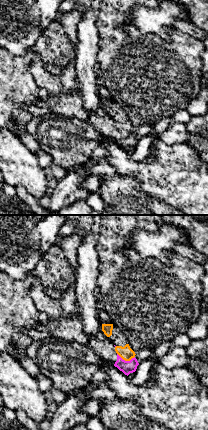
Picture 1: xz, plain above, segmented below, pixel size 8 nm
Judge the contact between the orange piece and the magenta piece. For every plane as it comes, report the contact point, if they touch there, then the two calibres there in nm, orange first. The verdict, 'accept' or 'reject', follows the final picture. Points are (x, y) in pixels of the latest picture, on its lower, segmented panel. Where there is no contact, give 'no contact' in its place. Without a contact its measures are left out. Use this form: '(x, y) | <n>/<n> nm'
(126, 360) | 110/110 nm

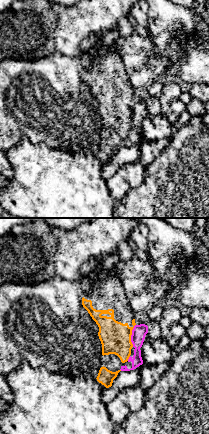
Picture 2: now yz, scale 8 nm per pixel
(131, 334) | 240/120 nm

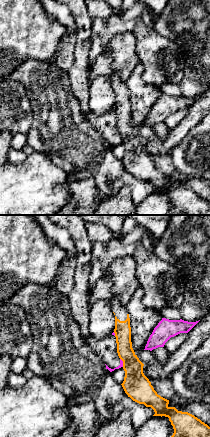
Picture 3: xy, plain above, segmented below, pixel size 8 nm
(123, 362) | 220/30 nm

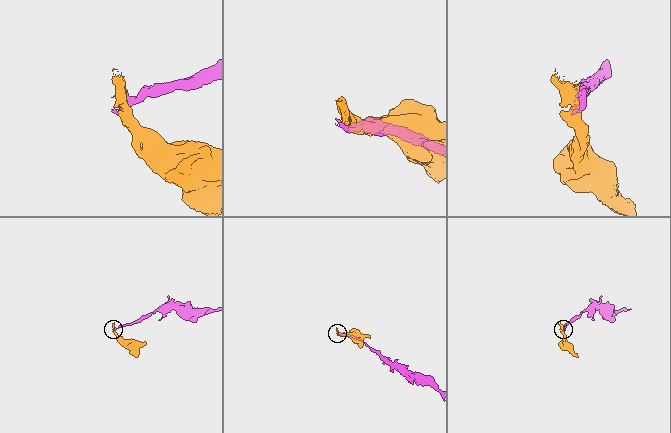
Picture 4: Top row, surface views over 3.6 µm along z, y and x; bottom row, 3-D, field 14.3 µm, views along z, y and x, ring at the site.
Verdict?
reject

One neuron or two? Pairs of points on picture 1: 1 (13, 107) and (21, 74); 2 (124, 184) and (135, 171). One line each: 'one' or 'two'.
1: one
2: two

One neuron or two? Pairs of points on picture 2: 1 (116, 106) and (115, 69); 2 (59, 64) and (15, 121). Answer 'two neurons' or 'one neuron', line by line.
1: one neuron
2: one neuron

